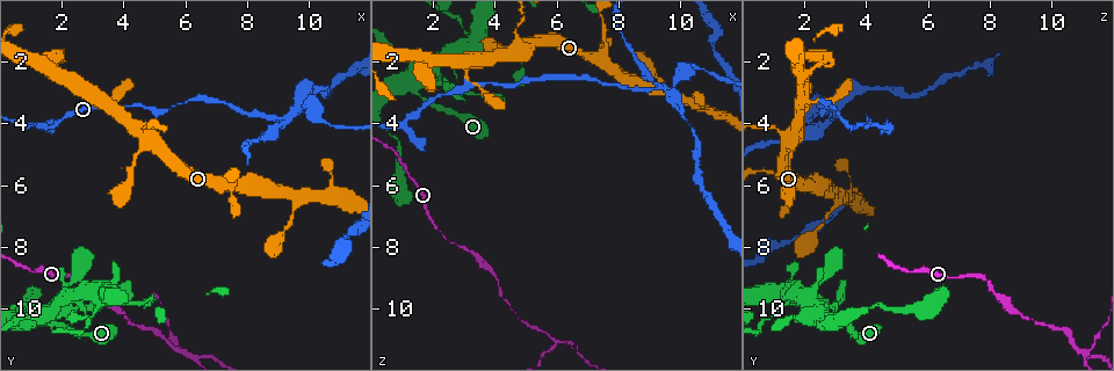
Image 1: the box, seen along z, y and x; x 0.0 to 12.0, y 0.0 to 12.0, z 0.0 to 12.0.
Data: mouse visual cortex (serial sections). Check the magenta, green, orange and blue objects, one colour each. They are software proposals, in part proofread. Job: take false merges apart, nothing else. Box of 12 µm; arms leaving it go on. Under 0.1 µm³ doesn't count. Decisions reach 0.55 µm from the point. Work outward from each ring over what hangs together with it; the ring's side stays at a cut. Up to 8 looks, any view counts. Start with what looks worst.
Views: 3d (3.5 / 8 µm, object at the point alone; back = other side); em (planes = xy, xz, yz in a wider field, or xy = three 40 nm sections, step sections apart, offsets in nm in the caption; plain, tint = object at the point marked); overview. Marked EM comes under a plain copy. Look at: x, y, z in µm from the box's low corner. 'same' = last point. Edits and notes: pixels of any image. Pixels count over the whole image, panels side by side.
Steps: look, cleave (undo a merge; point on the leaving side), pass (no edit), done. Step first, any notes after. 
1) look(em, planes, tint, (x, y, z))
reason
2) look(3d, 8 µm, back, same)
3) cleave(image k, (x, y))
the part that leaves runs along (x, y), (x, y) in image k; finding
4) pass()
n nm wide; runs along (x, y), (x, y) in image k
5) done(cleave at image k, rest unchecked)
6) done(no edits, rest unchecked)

look(3d, 8 µm, (9.7, 3.5, 2.9))
four-way junction

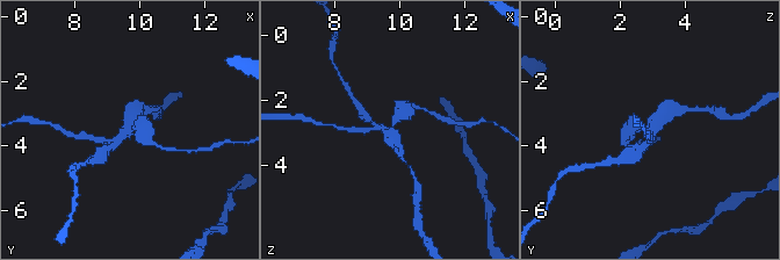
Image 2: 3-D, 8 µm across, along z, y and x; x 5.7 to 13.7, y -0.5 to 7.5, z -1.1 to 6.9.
look(3d, 3.5 µm, (9.7, 3.5, 2.9))

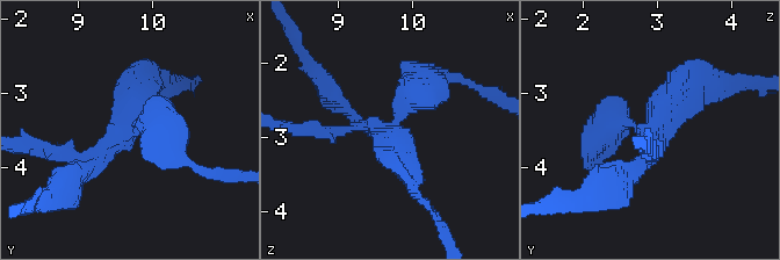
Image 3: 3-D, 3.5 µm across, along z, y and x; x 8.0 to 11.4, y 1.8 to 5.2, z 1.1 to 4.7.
cleave(image 3, (402, 143))
arms of 150, 200, 350, 400 nm; a second cell is stuck on

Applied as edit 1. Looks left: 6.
look(3d, 3.5 µm, (1.1, 4.1, 4.1))
sharp bend

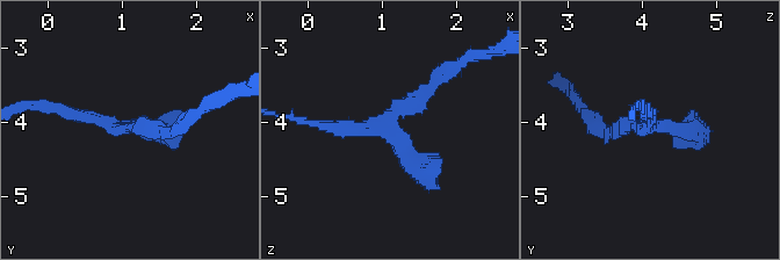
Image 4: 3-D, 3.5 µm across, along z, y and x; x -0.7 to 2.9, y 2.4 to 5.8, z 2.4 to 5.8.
look(em, xy, step 1, tint, (1.15, 4.10, 4.00))
need the tissue

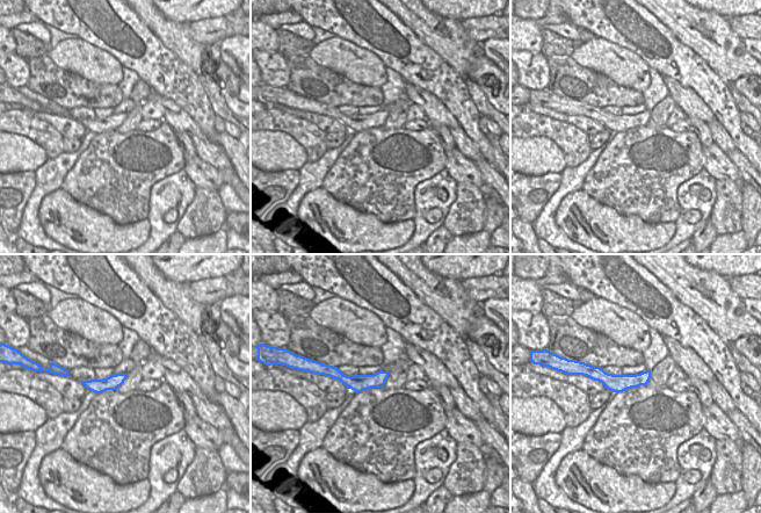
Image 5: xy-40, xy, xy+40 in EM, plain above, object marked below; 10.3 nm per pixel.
look(em, xy, step 5, tint, same)

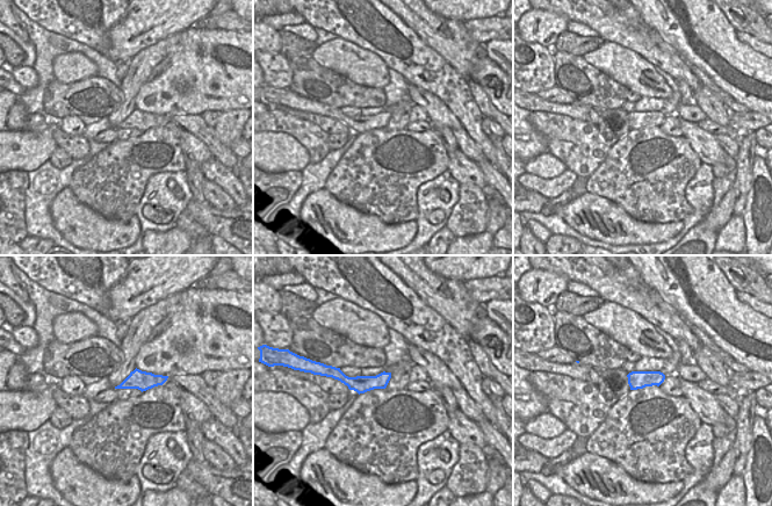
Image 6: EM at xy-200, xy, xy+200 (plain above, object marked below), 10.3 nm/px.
pass()
runs along (334, 374), (350, 382), (388, 375) in image 6; continuous, no second cell

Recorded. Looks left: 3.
look(3d, 3.5 µm, (5.8, 11.3, 11.4))
three arms meet

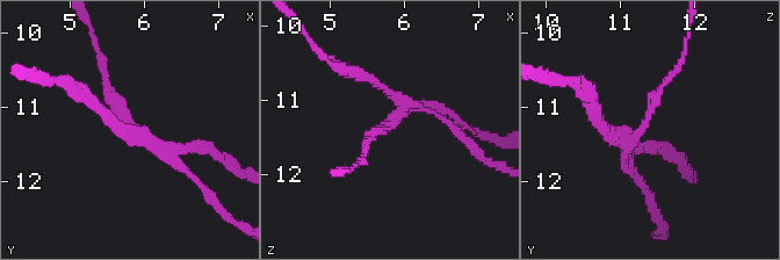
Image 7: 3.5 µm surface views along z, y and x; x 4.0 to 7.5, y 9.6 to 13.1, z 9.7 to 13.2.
look(em, xy, step 5, tint, (5.85, 11.25, 11.30))
now the EM

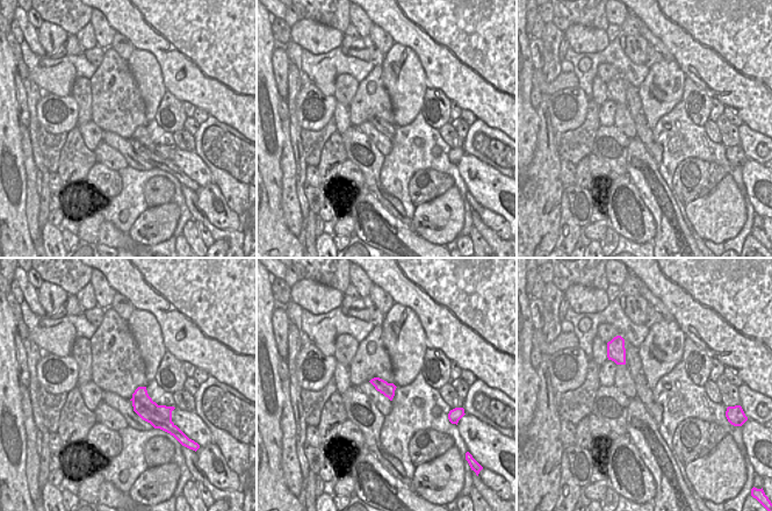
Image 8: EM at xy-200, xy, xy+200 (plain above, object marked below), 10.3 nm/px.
look(em, xy, step 3, tint, same)

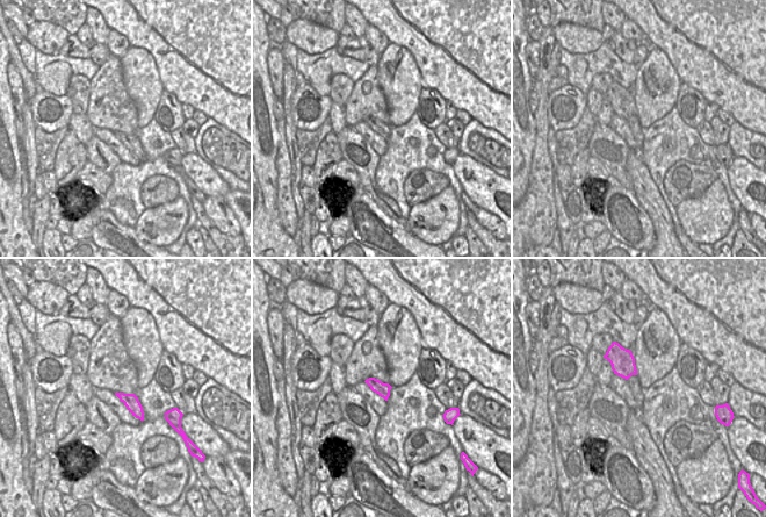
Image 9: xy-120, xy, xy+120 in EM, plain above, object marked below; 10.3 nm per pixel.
cleave(image 7, (114, 102))
arms of 100, 100, 150 nm; a second cell is stuck on

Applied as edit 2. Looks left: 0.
done(cleave at image 3, cleave at image 7, rest unchecked)

